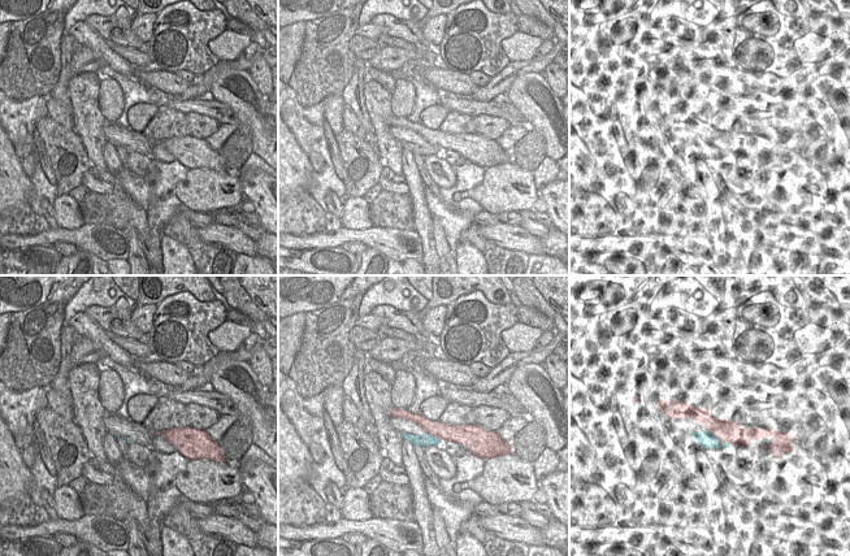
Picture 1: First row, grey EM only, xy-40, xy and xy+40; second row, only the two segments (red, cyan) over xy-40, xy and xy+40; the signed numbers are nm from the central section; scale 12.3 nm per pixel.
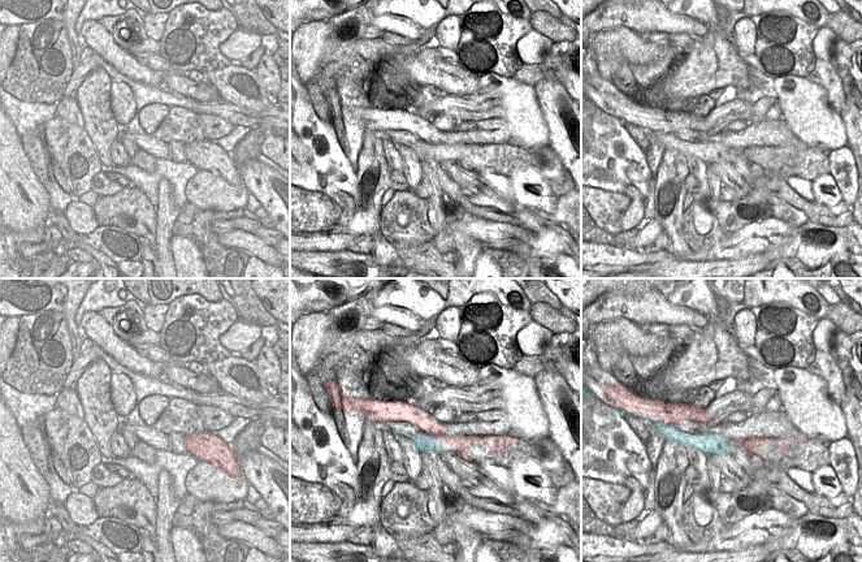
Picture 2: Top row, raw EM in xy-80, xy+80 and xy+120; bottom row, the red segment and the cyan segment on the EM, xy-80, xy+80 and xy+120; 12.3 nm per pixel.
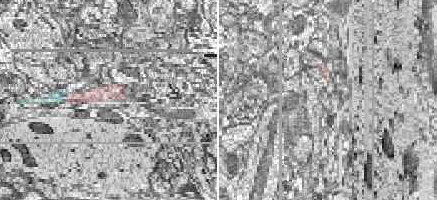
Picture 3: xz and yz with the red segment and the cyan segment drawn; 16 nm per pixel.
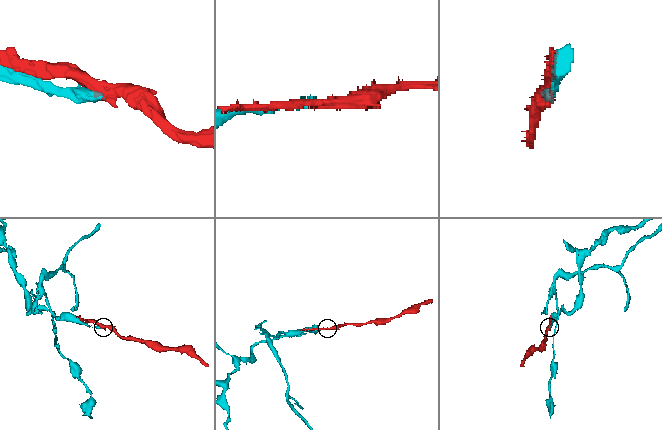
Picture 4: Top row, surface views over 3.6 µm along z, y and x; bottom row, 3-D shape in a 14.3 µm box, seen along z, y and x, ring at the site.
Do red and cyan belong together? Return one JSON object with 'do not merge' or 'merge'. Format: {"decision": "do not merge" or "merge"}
{"decision": "do not merge"}

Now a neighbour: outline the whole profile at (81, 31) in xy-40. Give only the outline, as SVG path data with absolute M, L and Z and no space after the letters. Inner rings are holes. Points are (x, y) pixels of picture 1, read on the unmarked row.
M84 21L77 22L68 31L78 43L100 55L105 64L118 74L138 79L139 69L108 47L104 38Z

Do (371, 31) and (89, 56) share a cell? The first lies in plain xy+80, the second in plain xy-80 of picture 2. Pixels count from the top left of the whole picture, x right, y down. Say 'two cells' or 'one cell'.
two cells

